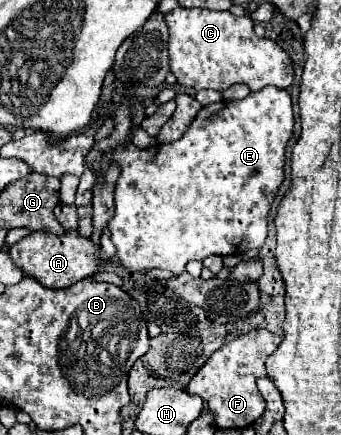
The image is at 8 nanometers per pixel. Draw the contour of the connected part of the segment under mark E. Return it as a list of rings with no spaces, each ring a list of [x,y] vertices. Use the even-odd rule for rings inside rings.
[[[263,87],[261,91],[253,91],[251,95],[247,95],[245,99],[237,101],[237,103],[213,103],[205,109],[201,109],[201,113],[193,119],[193,123],[189,125],[189,129],[185,131],[185,135],[173,143],[165,143],[165,145],[153,145],[147,149],[137,149],[133,143],[125,143],[121,147],[115,147],[111,151],[105,151],[105,155],[101,157],[101,177],[103,173],[107,173],[107,169],[111,165],[117,165],[121,169],[119,179],[115,183],[115,215],[109,221],[109,231],[111,231],[111,241],[117,247],[117,259],[131,271],[141,271],[141,269],[167,269],[173,273],[183,273],[187,261],[191,259],[199,259],[203,261],[209,255],[239,255],[247,249],[261,249],[267,237],[267,215],[269,215],[269,207],[277,195],[277,189],[283,181],[283,165],[285,165],[285,145],[289,141],[293,133],[293,109],[291,109],[291,97],[285,89],[279,87]]]

